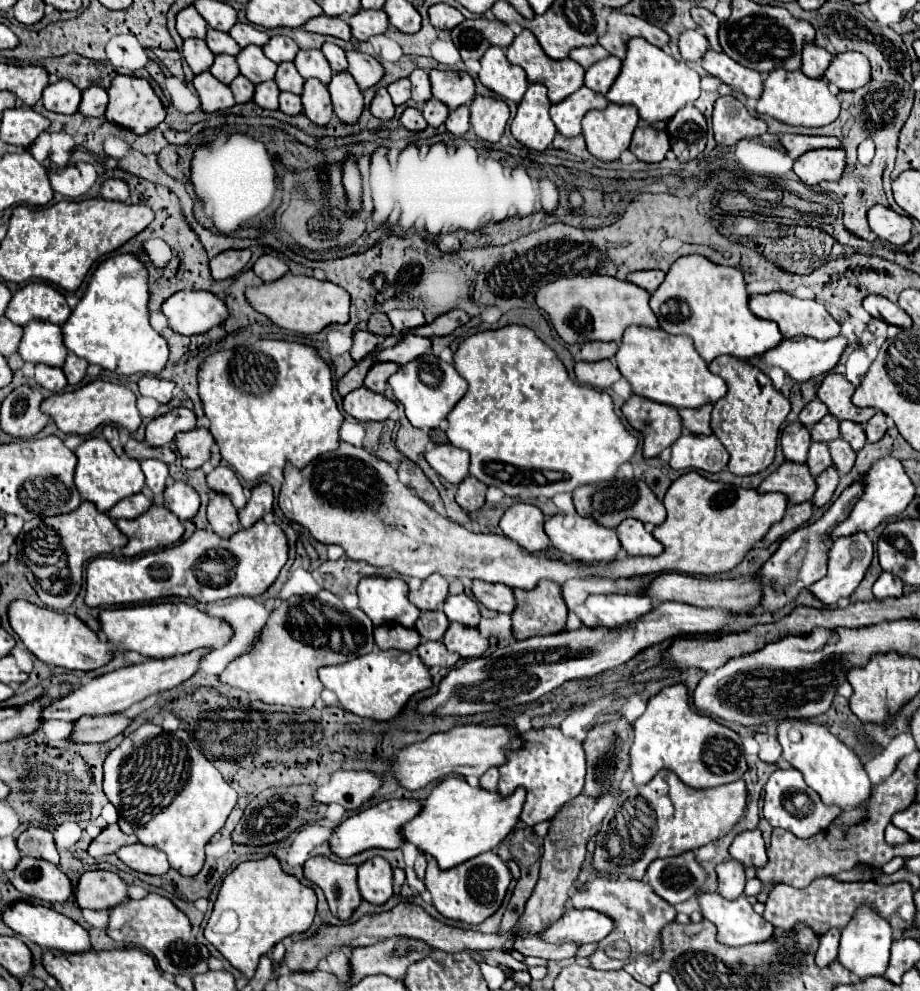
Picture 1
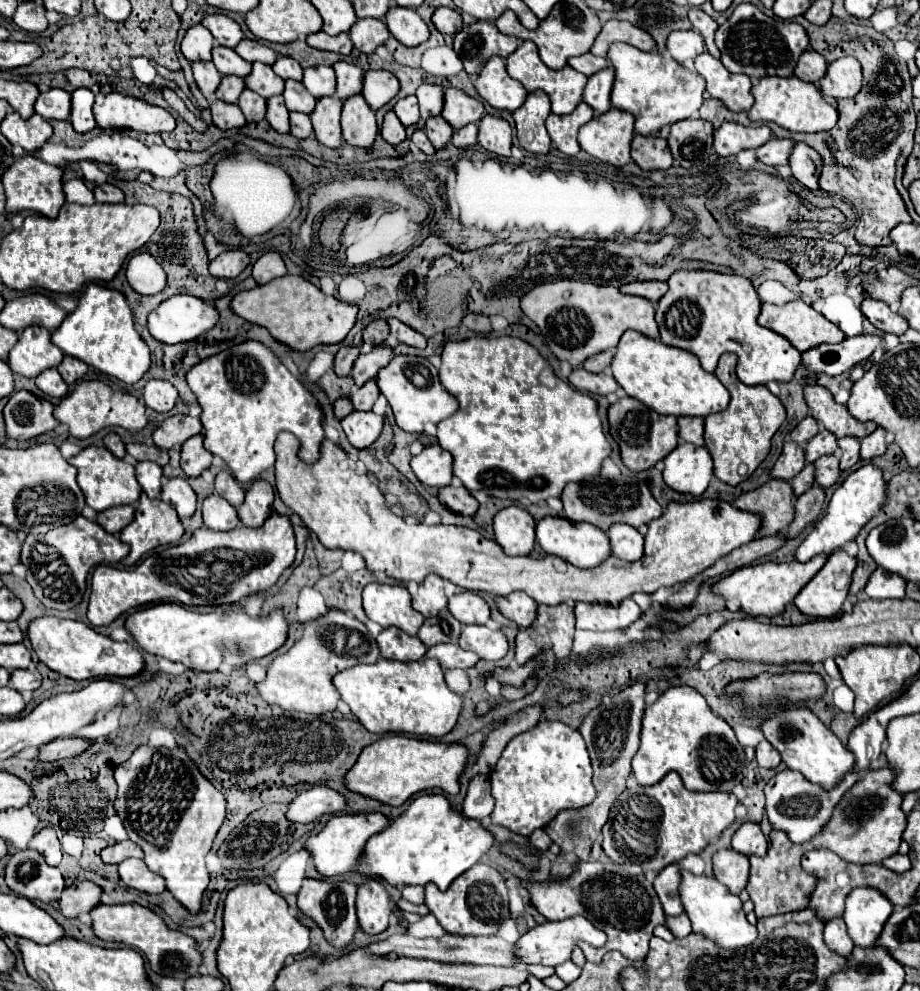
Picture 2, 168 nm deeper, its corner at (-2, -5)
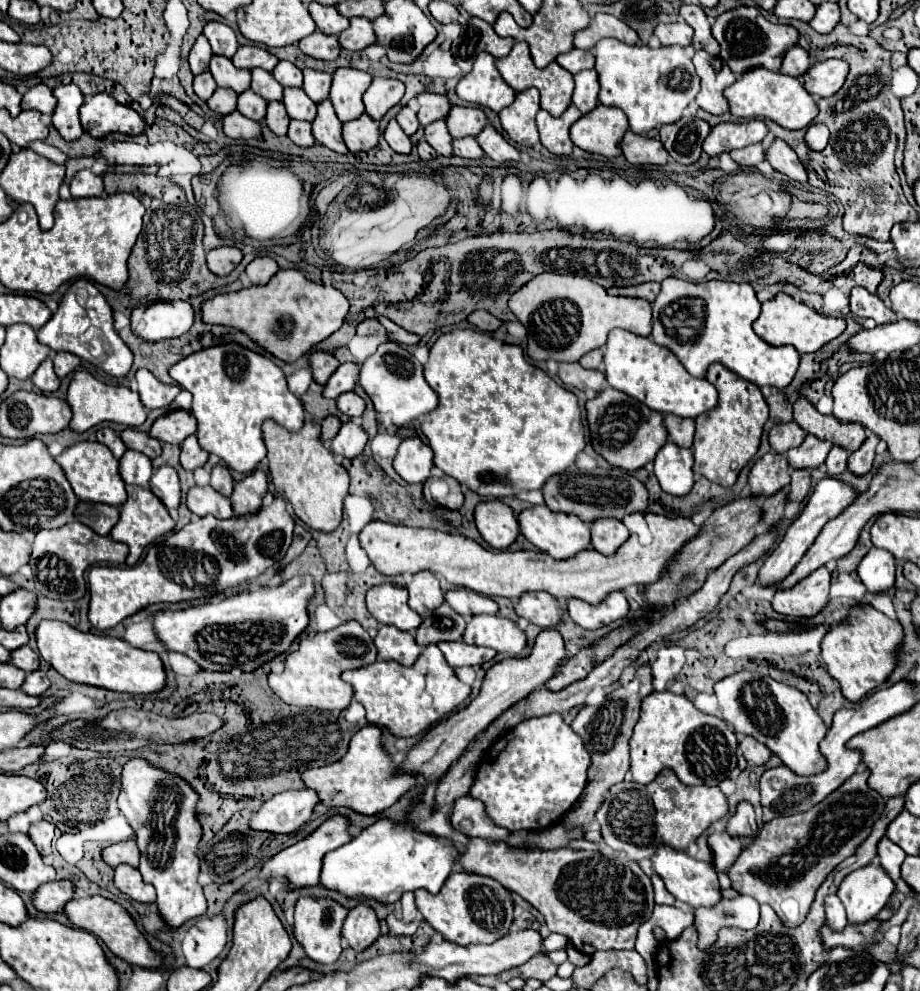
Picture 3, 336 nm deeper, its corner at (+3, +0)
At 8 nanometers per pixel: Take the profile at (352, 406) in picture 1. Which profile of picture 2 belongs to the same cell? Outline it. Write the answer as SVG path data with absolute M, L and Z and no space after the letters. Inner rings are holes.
M354 411L342 421L342 429L348 437L348 443L356 449L368 449L382 431L384 417L372 411Z

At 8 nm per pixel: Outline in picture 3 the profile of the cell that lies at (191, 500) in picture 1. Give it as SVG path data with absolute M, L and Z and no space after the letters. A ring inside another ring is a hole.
M161 466L153 476L151 476L151 492L159 496L159 500L167 506L173 518L177 518L177 508L181 502L181 488L179 488L179 478L177 472L171 466Z

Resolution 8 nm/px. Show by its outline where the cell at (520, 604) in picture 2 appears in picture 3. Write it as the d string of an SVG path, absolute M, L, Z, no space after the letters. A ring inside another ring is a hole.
M525 592L515 604L515 612L541 628L551 628L561 620L557 600L545 592Z

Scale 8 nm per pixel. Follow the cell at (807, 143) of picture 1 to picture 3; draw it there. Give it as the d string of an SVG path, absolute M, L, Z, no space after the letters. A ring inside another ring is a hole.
M753 144L753 146L745 146L741 150L733 150L731 156L741 166L757 166L761 160L765 160L765 148L761 144Z

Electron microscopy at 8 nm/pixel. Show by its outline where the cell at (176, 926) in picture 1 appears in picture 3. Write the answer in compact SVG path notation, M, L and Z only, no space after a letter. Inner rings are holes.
M91 896L91 898L79 898L79 900L67 902L65 912L77 928L87 930L87 932L95 934L97 938L101 938L113 950L113 954L121 956L129 964L143 966L143 968L157 968L165 962L165 954L151 948L149 940L141 934L135 920L131 918L131 914L121 904L117 904L109 898L103 898L103 896Z

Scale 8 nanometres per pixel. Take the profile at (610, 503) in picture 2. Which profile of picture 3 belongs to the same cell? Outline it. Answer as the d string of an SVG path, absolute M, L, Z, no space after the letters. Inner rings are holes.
M577 466L551 476L551 480L545 484L545 504L553 512L565 512L575 514L583 522L591 524L599 518L617 518L621 520L627 514L633 512L645 512L649 494L647 488L629 472L613 468L613 470L599 470L599 472L583 472Z

